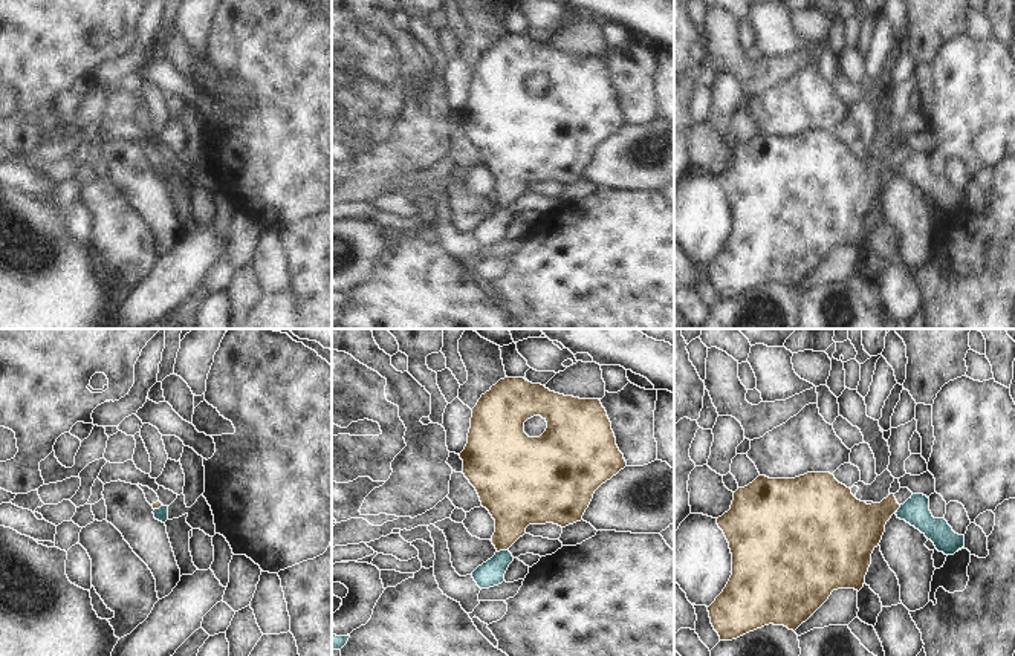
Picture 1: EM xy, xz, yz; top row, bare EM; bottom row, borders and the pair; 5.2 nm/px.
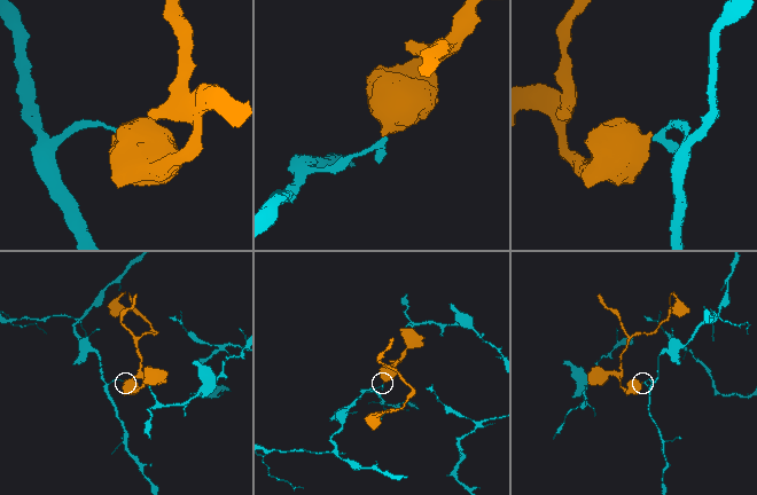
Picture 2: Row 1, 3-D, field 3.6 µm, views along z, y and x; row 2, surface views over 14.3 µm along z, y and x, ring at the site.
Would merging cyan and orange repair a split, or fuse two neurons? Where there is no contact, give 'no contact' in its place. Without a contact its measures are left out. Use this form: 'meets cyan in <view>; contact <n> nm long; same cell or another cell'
meets cyan in xz; contact 60 nm long; another cell

